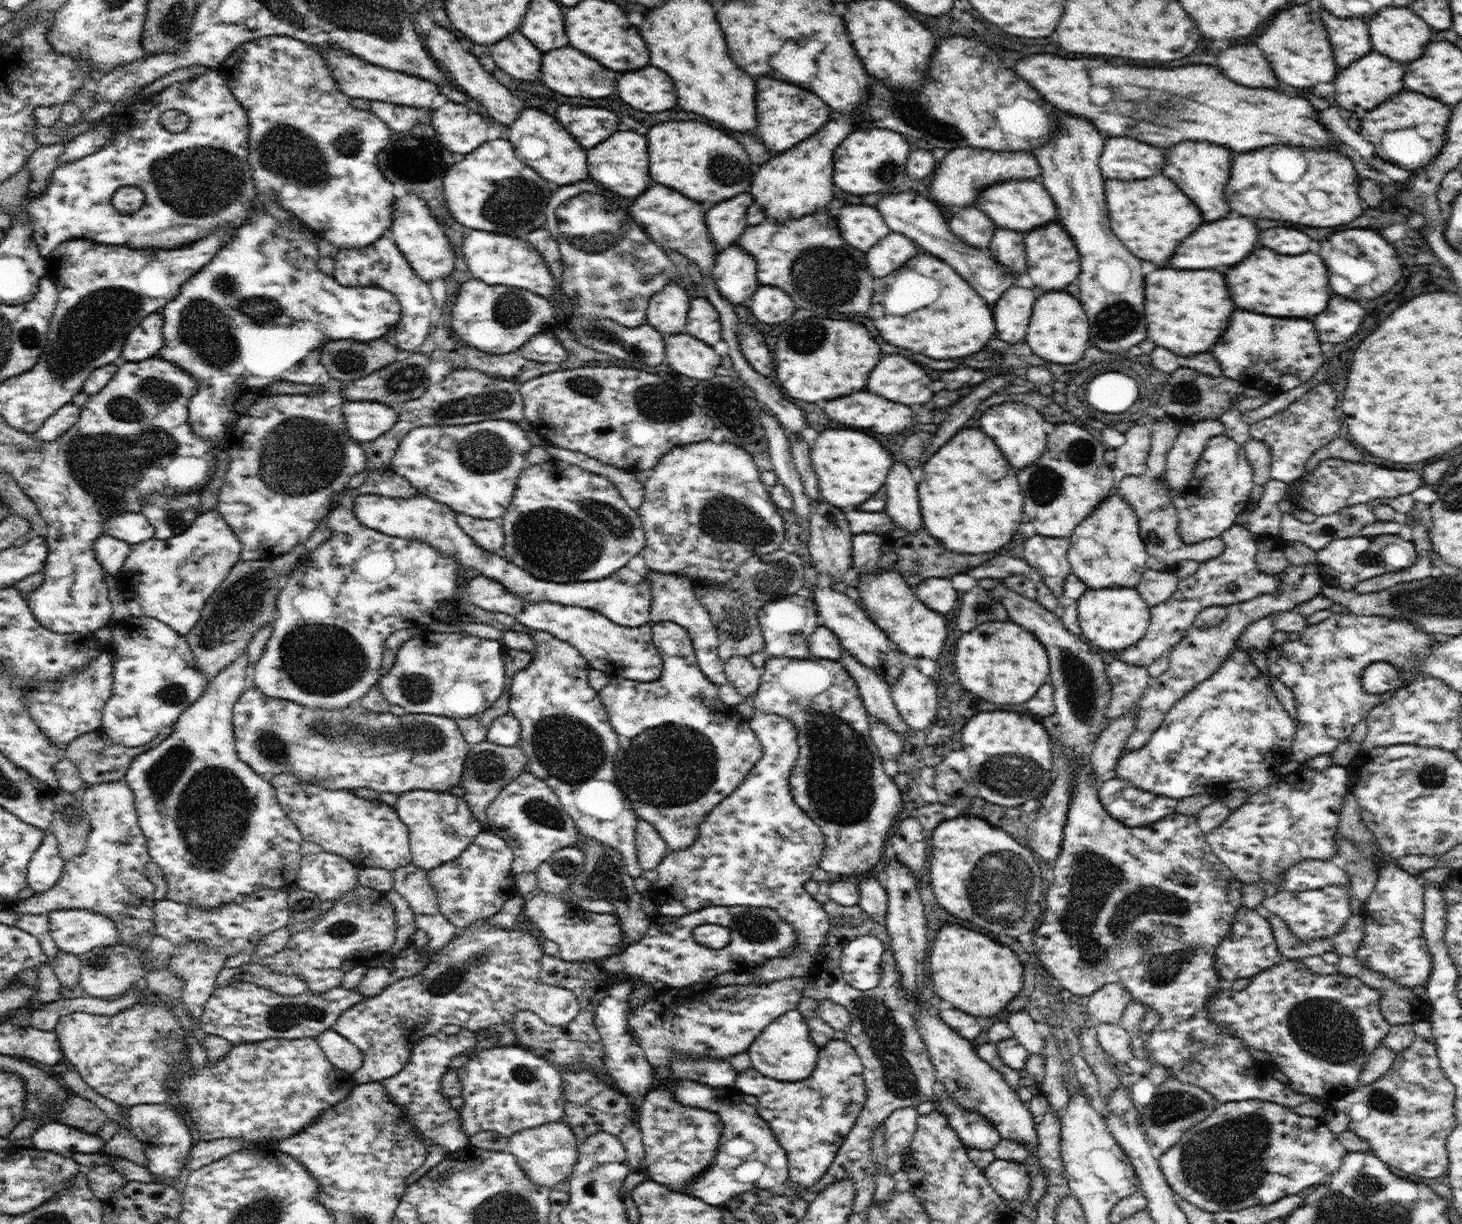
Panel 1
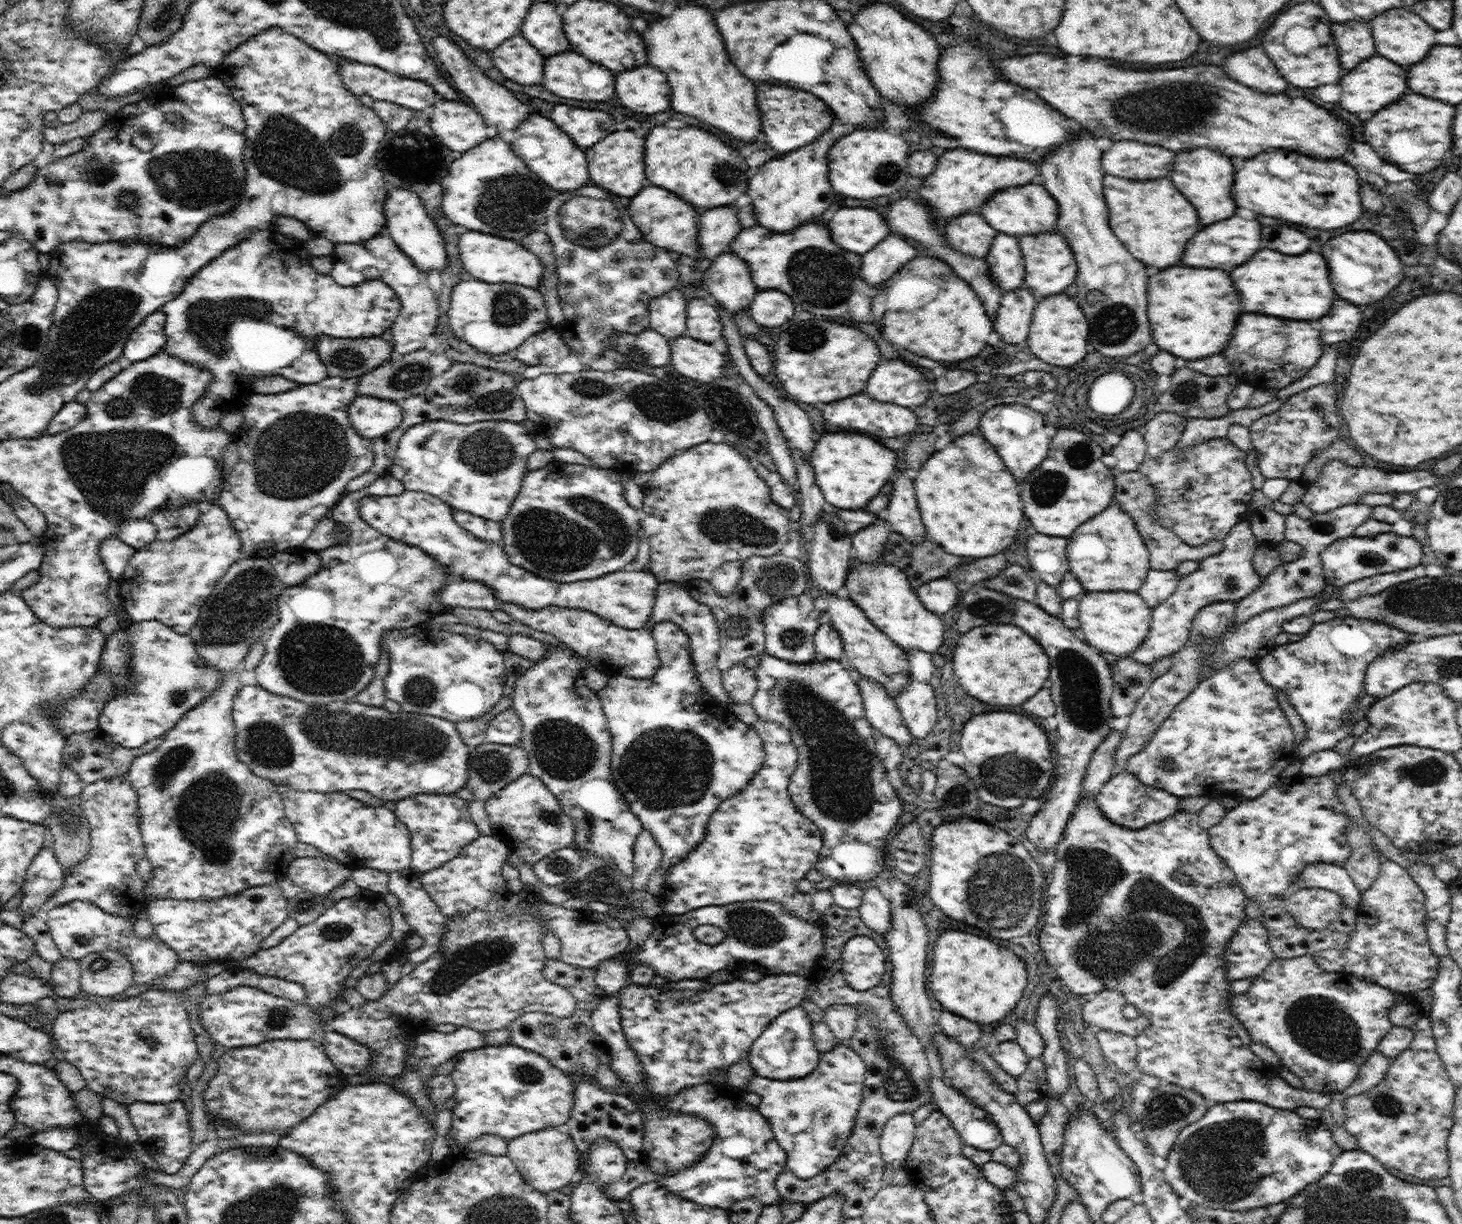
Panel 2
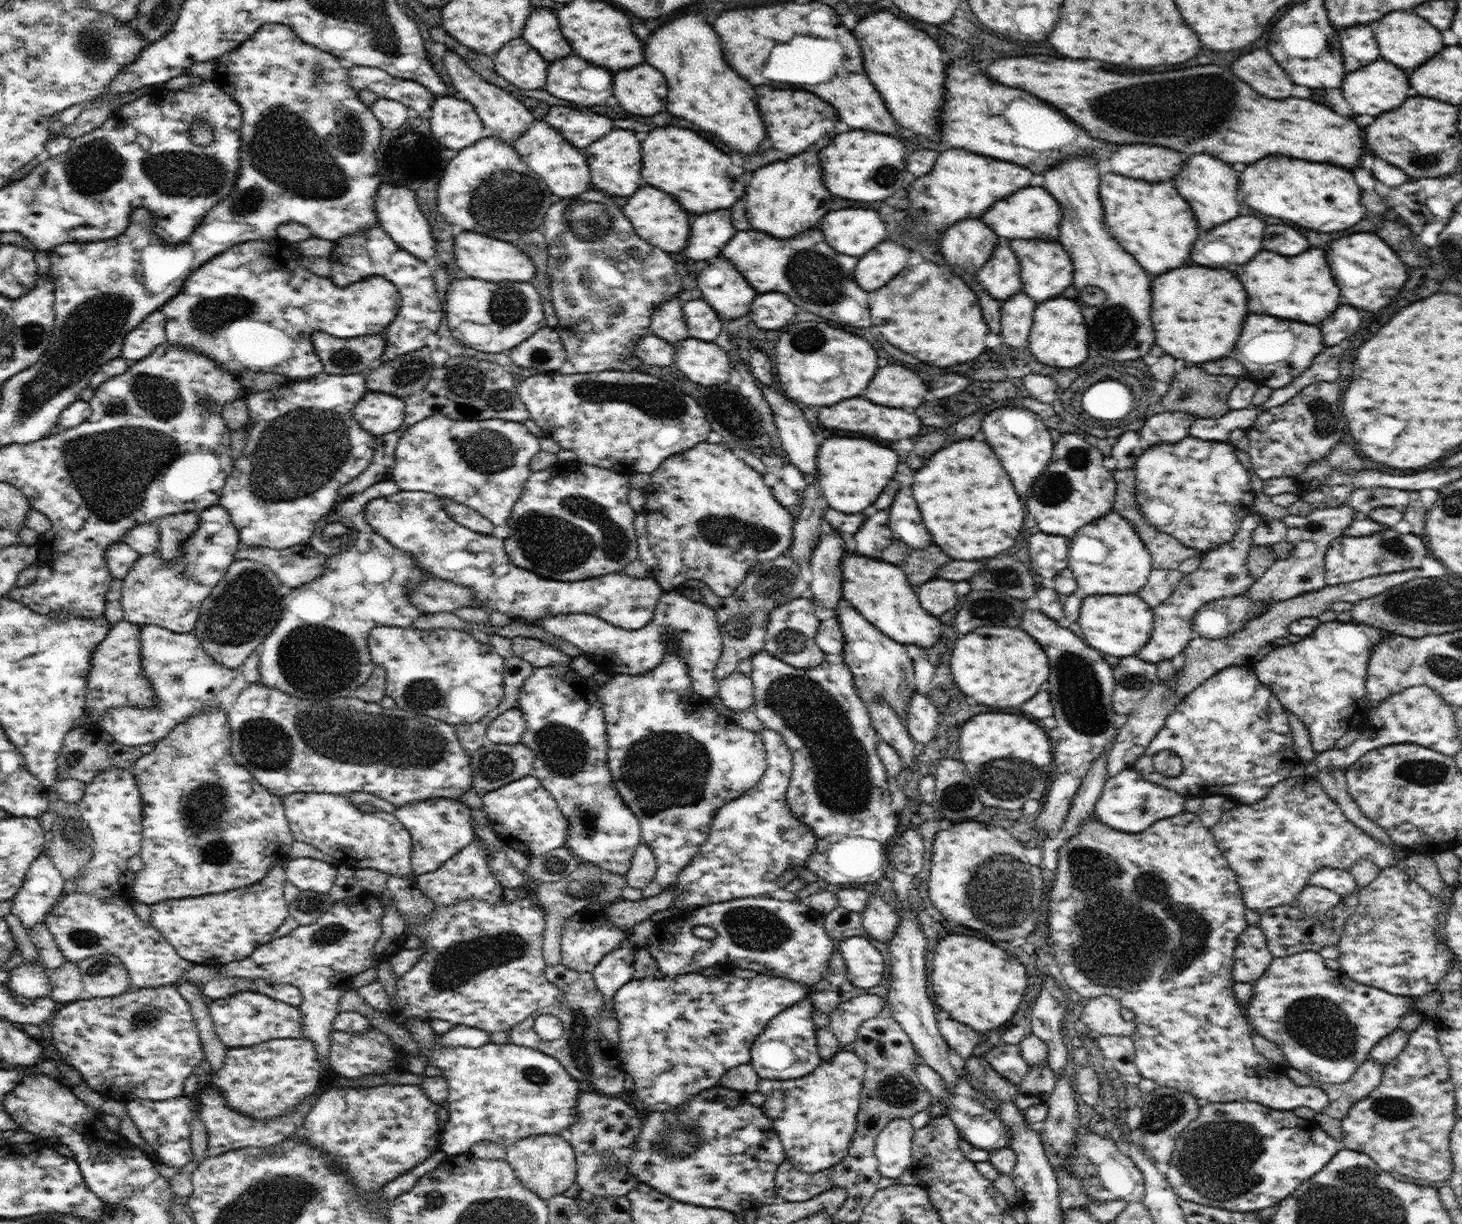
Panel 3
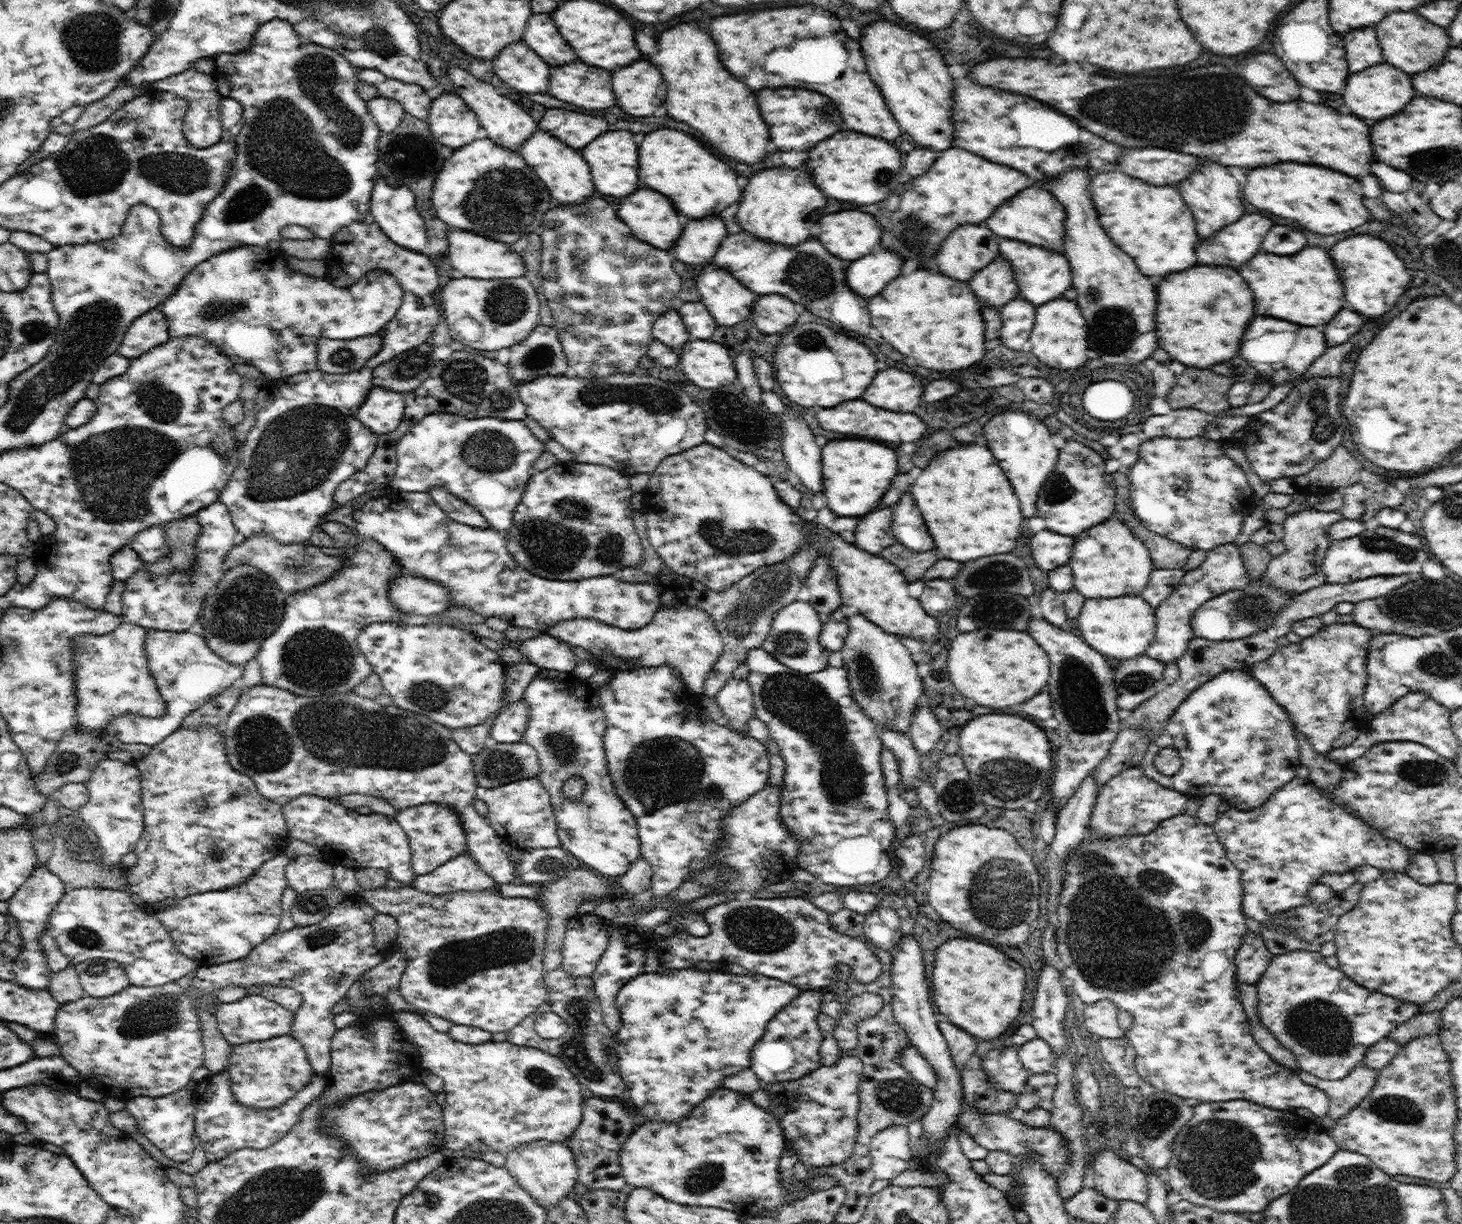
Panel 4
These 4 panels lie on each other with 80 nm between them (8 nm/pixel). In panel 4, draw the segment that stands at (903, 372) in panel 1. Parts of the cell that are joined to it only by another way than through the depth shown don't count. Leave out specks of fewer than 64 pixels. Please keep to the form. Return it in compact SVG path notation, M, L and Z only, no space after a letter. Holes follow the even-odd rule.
M886 368L876 374L872 386L864 392L864 400L886 410L914 412L922 400L922 384L910 372Z

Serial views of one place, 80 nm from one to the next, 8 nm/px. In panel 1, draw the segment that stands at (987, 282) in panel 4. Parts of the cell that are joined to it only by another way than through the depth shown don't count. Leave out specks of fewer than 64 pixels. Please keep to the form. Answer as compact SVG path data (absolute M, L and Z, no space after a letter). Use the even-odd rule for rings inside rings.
M997 227L991 243L990 252L1001 265L1009 268L1017 279L1027 272L1027 256L1025 245L1025 233L1017 230Z

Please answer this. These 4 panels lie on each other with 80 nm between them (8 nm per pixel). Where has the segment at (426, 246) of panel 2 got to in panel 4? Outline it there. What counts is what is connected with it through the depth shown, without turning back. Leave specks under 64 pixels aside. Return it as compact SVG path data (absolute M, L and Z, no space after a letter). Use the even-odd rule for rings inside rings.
M378 174L370 200L369 219L373 220L396 244L422 253L430 243L426 233L424 218L418 213L415 197L408 186L391 184L386 178Z

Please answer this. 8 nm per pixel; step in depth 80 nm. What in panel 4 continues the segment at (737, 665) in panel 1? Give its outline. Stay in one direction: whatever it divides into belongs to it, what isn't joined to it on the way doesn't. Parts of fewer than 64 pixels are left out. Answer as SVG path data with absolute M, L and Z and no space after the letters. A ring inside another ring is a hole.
M730 678L715 696L730 729L748 733L748 720L754 717L753 692L747 680Z

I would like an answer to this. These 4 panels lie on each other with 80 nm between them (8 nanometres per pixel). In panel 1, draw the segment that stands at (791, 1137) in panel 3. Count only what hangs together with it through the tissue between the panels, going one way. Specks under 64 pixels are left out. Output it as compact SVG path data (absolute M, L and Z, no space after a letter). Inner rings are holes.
M834 1039L829 1040L826 1046L820 1047L819 1059L817 1060L816 1068L814 1072L803 1081L796 1082L784 1082L776 1080L775 1078L770 1078L764 1076L759 1070L756 1070L754 1067L750 1066L750 1068L739 1072L736 1077L736 1082L734 1087L738 1089L740 1092L744 1094L752 1094L752 1096L756 1096L758 1099L758 1105L755 1106L757 1108L758 1114L764 1119L766 1122L769 1122L770 1128L774 1133L774 1136L778 1139L780 1146L785 1150L786 1157L788 1158L788 1168L789 1168L789 1179L797 1182L799 1186L803 1186L803 1188L810 1188L814 1186L816 1182L818 1182L828 1170L828 1167L832 1165L834 1158L836 1157L837 1151L842 1146L842 1143L846 1140L848 1133L853 1129L853 1126L856 1124L857 1118L865 1105L867 1099L866 1085L863 1079L863 1066L861 1065L861 1058L858 1056L856 1050L853 1049L853 1046L847 1041L847 1039L840 1040Z

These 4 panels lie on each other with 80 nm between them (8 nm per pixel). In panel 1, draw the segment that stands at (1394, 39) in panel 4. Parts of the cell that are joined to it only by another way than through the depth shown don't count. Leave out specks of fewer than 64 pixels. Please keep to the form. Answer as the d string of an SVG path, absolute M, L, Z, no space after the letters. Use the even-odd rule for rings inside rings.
M1384 8L1372 15L1370 22L1370 38L1372 38L1372 48L1380 54L1386 54L1392 60L1400 60L1400 62L1410 62L1420 58L1420 54L1424 52L1424 46L1430 42L1430 28L1428 24L1416 16L1414 12L1406 10L1406 8Z

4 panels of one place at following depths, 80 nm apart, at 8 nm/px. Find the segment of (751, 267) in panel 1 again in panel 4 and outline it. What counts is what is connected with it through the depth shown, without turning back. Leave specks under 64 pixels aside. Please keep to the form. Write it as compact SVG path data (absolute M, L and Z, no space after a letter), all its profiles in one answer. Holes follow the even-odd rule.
M706 264L696 279L700 302L708 308L717 326L734 326L748 318L755 293L737 278L714 264Z

